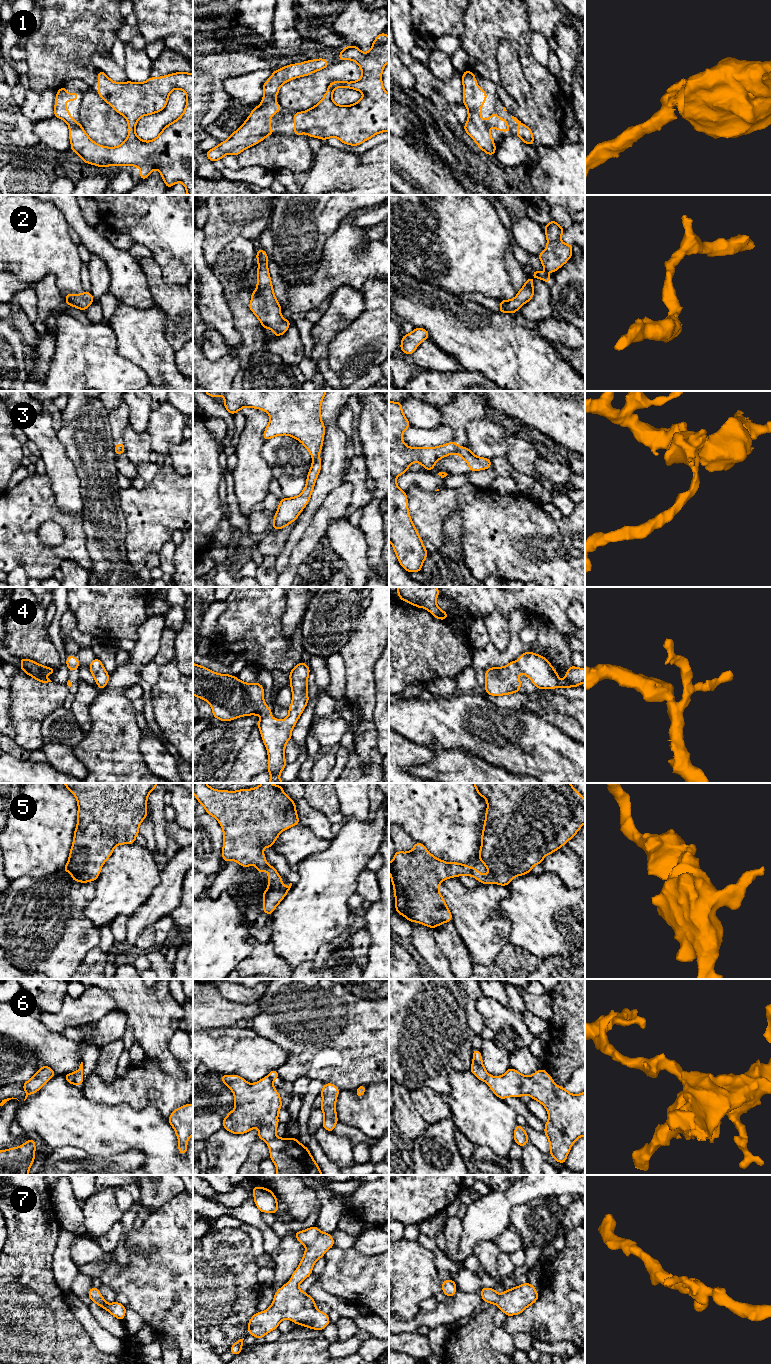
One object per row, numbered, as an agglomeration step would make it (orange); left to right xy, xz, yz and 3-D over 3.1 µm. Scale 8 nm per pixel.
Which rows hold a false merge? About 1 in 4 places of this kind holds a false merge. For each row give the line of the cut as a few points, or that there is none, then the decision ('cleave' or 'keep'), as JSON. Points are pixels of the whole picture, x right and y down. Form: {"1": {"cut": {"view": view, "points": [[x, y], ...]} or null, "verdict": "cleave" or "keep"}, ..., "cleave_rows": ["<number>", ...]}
{"1": {"cut": null, "verdict": "keep"}, "2": {"cut": null, "verdict": "keep"}, "3": {"cut": null, "verdict": "keep"}, "4": {"cut": null, "verdict": "keep"}, "5": {"cut": null, "verdict": "keep"}, "6": {"cut": {"view": "xy", "points": [[69, 1074], [73, 1083]]}, "verdict": "cleave"}, "7": {"cut": null, "verdict": "keep"}, "cleave_rows": ["6"]}

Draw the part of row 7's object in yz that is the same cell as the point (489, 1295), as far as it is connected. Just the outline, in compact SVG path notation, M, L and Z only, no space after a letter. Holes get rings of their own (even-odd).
M530 1283L515 1286L498 1294L495 1289L481 1287L482 1300L489 1304L496 1304L506 1316L518 1315L528 1306L535 1303L539 1297L535 1287Z

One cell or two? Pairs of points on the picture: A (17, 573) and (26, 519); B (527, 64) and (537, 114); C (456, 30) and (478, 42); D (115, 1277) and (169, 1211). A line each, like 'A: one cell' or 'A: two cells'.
A: two cells
B: one cell
C: two cells
D: one cell

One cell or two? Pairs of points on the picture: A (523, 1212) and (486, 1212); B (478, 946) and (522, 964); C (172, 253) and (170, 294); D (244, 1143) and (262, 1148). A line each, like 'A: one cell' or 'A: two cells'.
A: two cells
B: two cells
C: two cells
D: two cells

